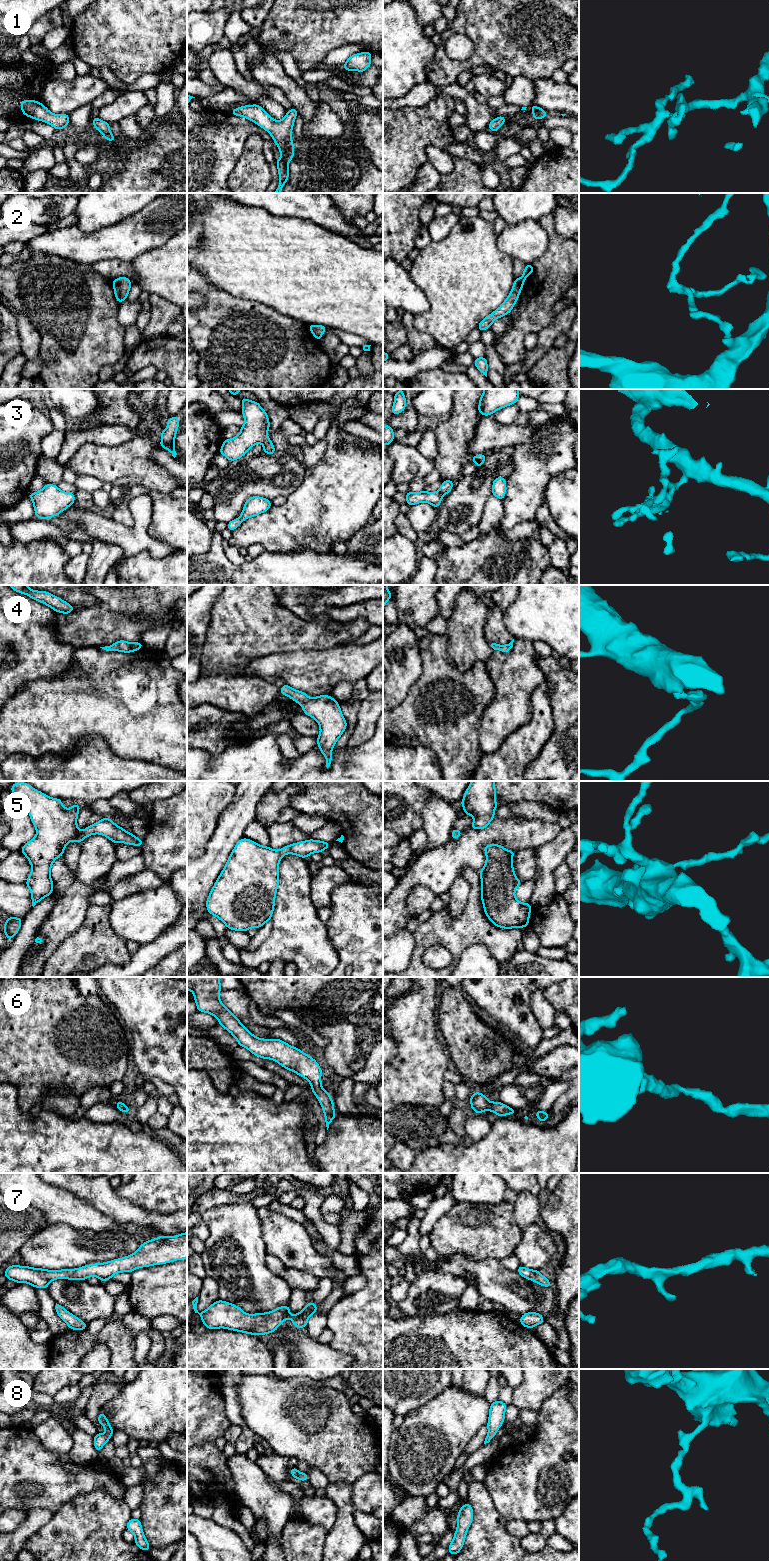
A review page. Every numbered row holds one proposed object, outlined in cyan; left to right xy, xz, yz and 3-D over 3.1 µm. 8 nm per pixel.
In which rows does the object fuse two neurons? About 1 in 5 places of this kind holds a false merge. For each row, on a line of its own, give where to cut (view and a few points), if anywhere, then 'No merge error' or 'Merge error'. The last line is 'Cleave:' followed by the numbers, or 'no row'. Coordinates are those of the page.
1: No split. No merge error
2: No split. No merge error
3: No split. No merge error
4: No split. No merge error
5: No split. No merge error
6: No split. No merge error
7: No split. No merge error
8: No split. No merge error
Cleave: no row

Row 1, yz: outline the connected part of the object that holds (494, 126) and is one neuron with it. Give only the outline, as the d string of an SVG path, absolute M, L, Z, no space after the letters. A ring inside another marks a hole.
M498 116L497 118L494 118L488 125L488 129L490 129L493 132L496 132L499 130L499 128L505 124L506 117L504 116Z

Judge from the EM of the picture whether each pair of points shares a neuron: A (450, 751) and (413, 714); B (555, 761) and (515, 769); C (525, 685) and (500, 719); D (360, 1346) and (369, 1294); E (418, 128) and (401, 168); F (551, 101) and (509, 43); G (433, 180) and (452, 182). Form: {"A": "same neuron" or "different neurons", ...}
{"A": "same neuron", "B": "different neurons", "C": "same neuron", "D": "same neuron", "E": "same neuron", "F": "different neurons", "G": "different neurons"}

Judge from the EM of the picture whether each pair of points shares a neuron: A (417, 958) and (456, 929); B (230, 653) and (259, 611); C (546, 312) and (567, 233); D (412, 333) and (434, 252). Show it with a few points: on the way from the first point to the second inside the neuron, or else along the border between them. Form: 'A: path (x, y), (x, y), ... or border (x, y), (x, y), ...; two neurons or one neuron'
A: path (422, 947), (438, 931), (445, 931); one neuron
B: path (232, 643), (233, 639), (249, 621); one neuron
C: border (553, 218), (555, 230), (568, 240); two neurons
D: border (413, 315), (413, 325), (425, 332), (433, 340); two neurons

